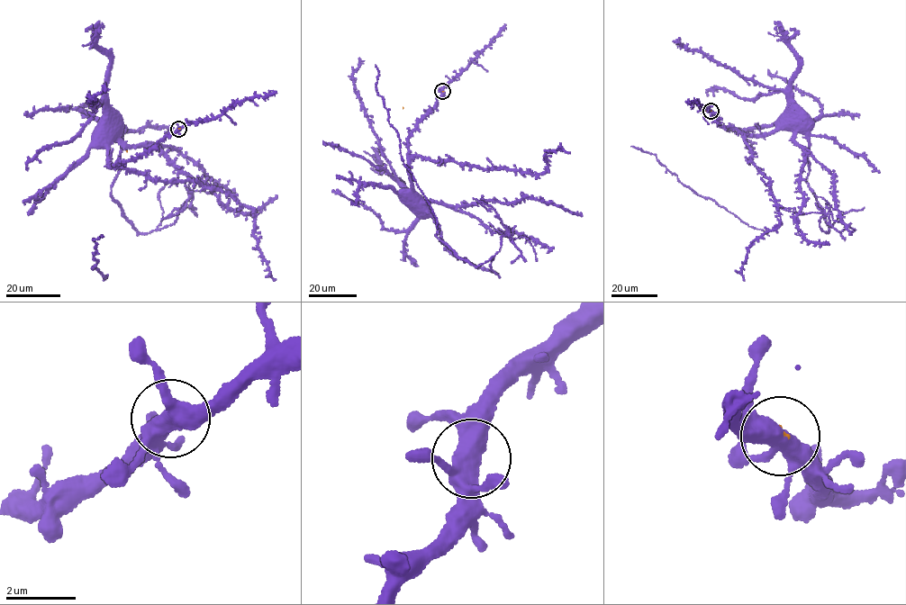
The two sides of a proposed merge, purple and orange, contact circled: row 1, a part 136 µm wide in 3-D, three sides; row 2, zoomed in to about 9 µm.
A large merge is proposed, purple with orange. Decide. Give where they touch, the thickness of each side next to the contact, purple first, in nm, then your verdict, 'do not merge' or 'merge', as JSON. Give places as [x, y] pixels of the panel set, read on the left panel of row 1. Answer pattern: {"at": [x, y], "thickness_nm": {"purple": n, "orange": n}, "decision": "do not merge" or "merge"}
{"at": [178, 129], "thickness_nm": {"purple": 460, "orange": 70}, "decision": "do not merge"}

